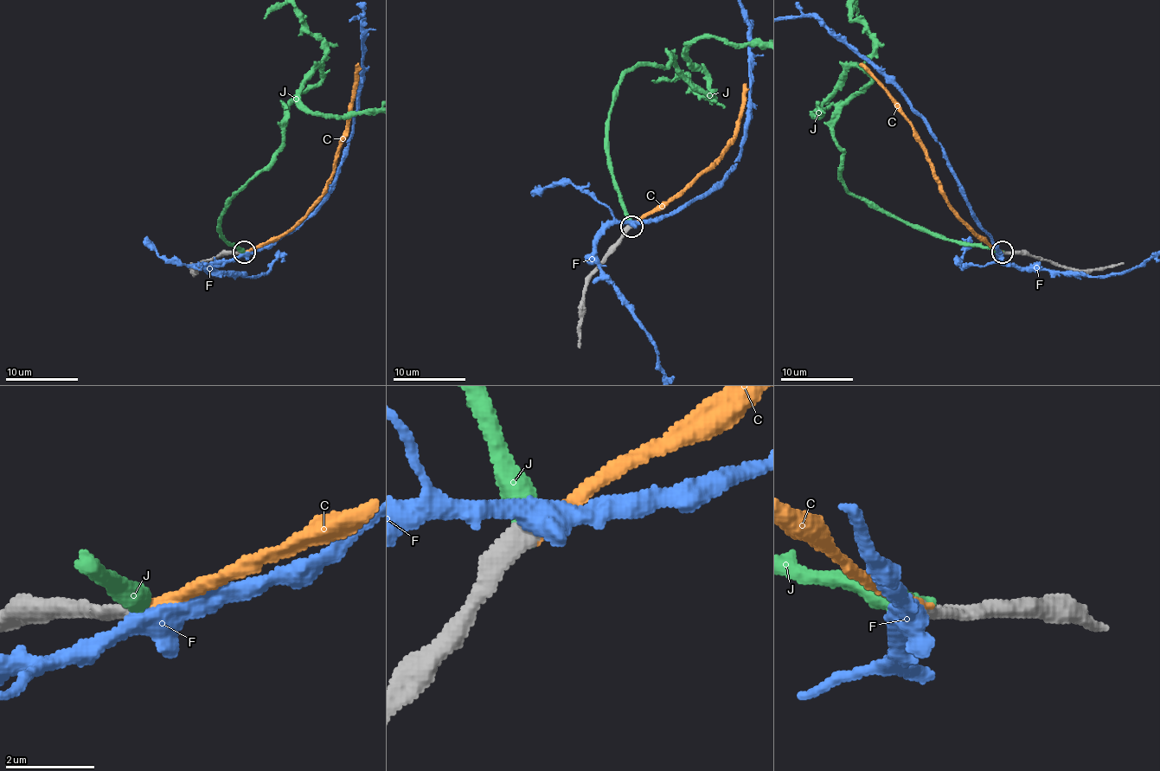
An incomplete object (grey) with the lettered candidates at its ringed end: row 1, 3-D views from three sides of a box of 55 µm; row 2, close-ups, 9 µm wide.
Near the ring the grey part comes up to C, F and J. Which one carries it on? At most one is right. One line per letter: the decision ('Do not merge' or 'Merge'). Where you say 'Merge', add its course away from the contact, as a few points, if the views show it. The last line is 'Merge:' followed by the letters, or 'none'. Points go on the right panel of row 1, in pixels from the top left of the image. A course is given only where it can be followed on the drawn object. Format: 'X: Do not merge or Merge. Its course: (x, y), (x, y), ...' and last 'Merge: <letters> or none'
C: Merge
F: Do not merge
J: Do not merge
Merge: C

